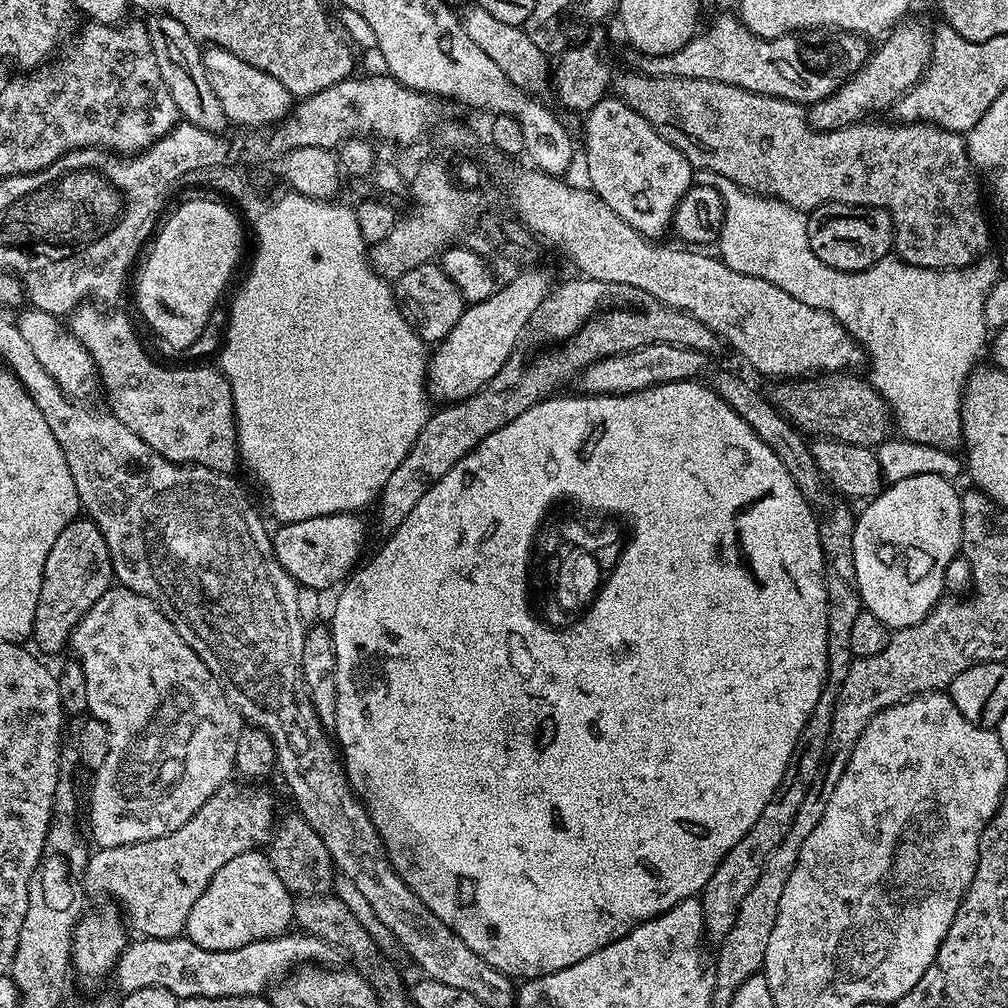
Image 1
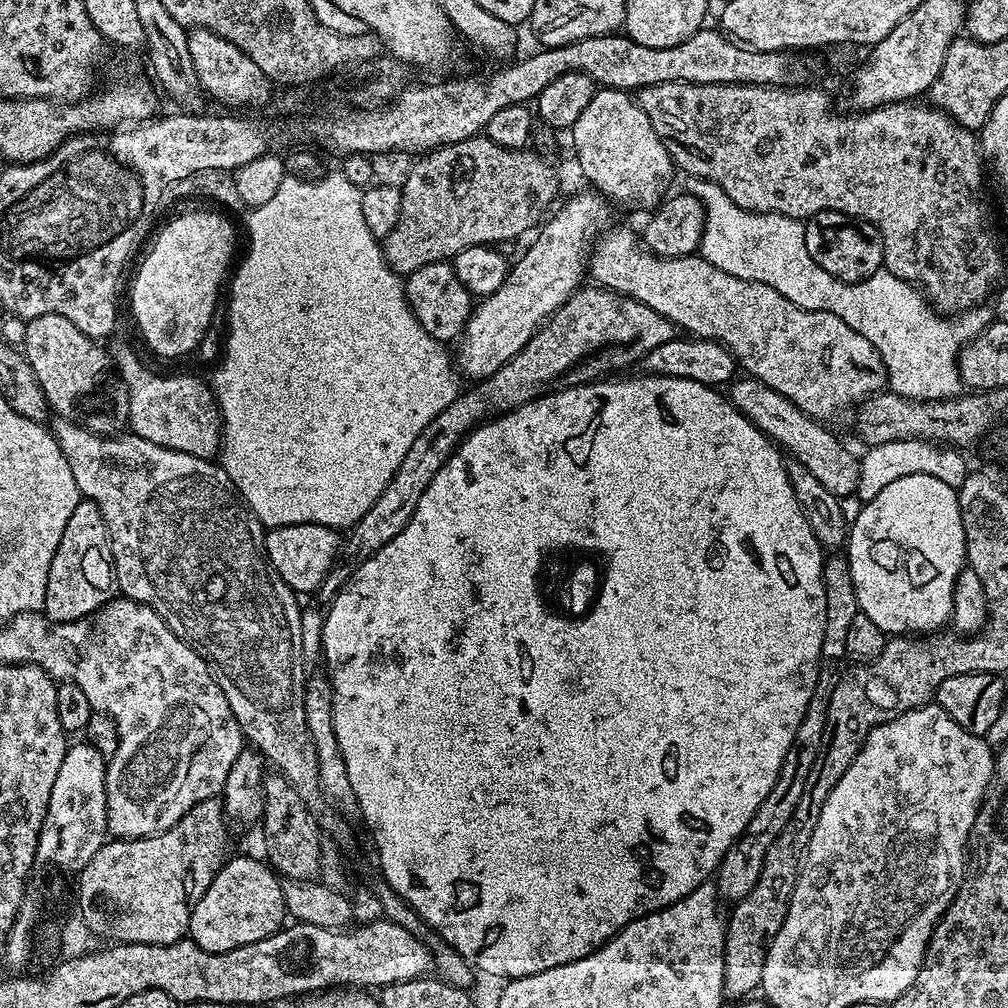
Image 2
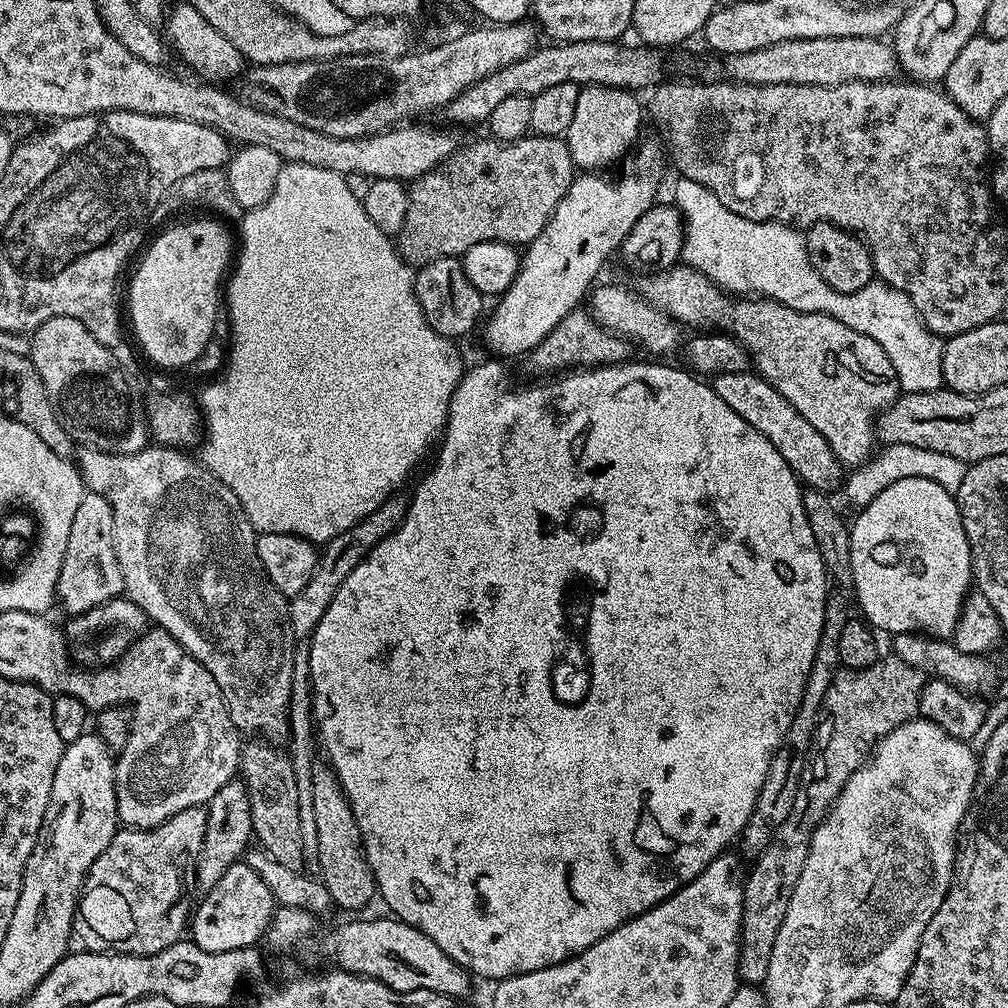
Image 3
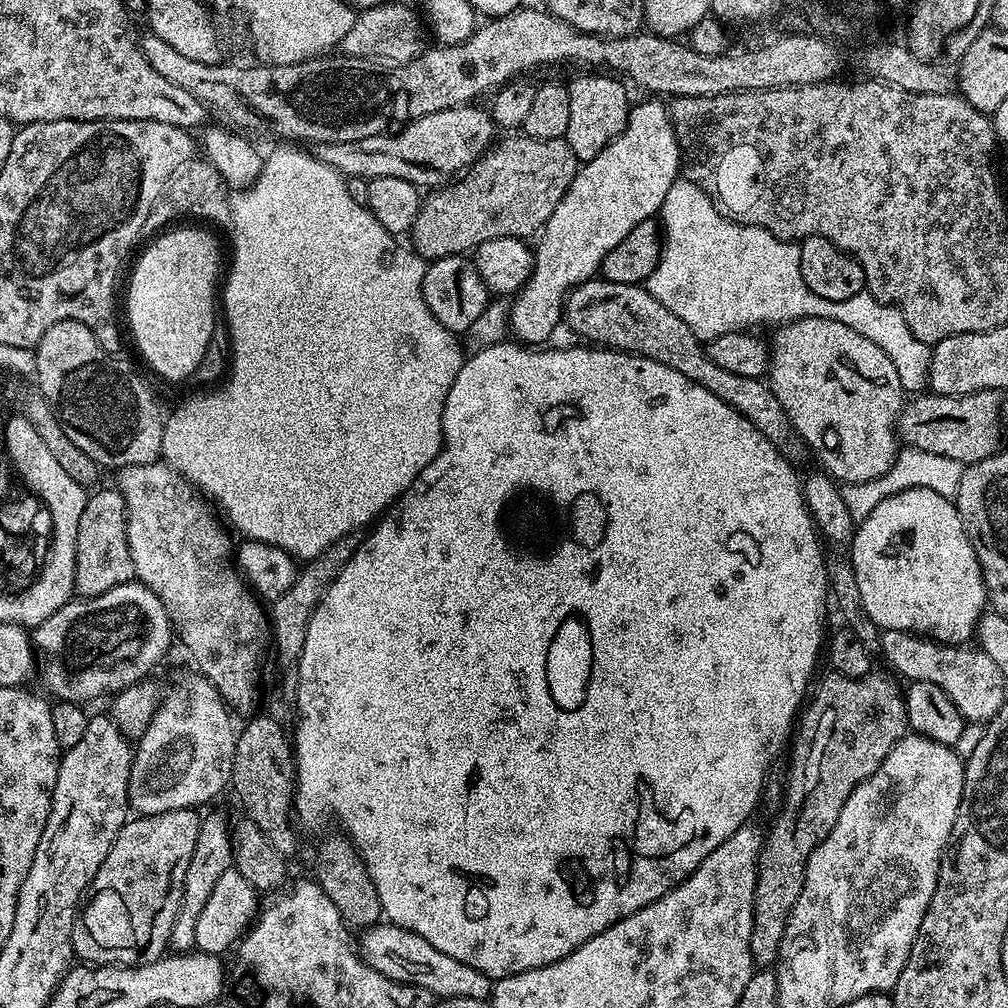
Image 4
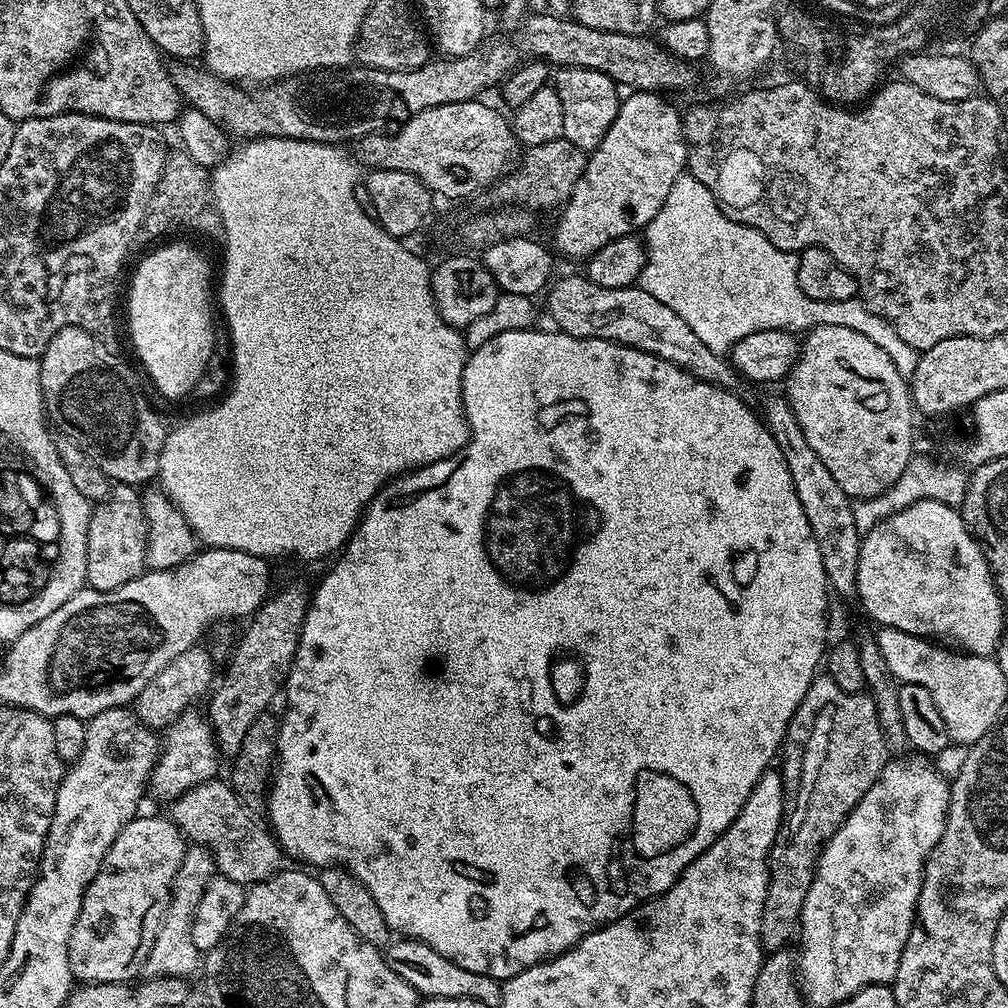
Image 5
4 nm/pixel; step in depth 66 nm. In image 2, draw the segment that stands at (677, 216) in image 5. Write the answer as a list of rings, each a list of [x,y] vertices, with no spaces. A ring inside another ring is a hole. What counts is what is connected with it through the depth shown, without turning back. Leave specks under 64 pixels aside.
[[[692,178],[687,182],[687,191],[704,203],[706,222],[698,252],[706,262],[718,266],[718,270],[726,270],[726,274],[734,274],[734,278],[760,280],[778,290],[782,298],[790,298],[794,306],[802,306],[806,310],[833,312],[835,316],[842,318],[842,322],[846,322],[850,330],[858,330],[858,334],[862,334],[862,338],[866,338],[866,342],[870,342],[870,346],[878,350],[884,368],[888,371],[887,387],[899,396],[908,400],[947,400],[963,391],[959,370],[960,352],[993,323],[995,311],[989,305],[983,304],[979,308],[971,308],[947,318],[937,312],[915,285],[898,278],[890,271],[878,271],[857,284],[842,282],[826,274],[826,270],[822,270],[822,266],[818,266],[818,262],[810,258],[810,253],[806,250],[804,224],[801,221],[777,212],[751,212],[739,208],[725,194],[722,186],[709,180]]]

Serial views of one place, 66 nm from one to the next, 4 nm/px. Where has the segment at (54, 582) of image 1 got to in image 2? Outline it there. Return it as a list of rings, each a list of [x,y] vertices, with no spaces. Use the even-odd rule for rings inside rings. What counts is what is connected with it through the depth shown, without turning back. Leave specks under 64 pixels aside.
[[[81,499],[70,514],[70,522],[66,522],[66,530],[62,530],[62,542],[58,542],[58,550],[54,550],[54,558],[50,562],[50,574],[46,578],[46,598],[42,612],[53,624],[74,623],[85,619],[89,614],[107,604],[117,595],[116,568],[112,564],[112,548],[108,545],[106,522],[102,518],[102,510],[93,500]]]

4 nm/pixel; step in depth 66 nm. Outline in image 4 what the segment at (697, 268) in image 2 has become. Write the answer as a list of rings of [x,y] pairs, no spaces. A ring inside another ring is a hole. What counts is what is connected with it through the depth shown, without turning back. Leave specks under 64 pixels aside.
[[[803,316],[800,320],[789,320],[787,324],[779,325],[773,332],[776,333],[770,336],[770,363],[766,373],[772,393],[776,395],[780,407],[788,415],[788,423],[792,425],[795,435],[799,439],[801,436],[816,451],[817,458],[824,463],[821,464],[823,471],[827,472],[833,480],[841,485],[870,482],[874,478],[886,474],[886,470],[890,470],[890,466],[896,461],[898,421],[900,411],[906,403],[906,391],[899,380],[898,370],[894,370],[894,362],[890,362],[890,358],[886,358],[886,354],[878,346],[874,346],[874,342],[870,342],[870,338],[858,334],[858,330],[854,330],[850,326],[842,326],[842,322],[828,320],[825,316]]]

